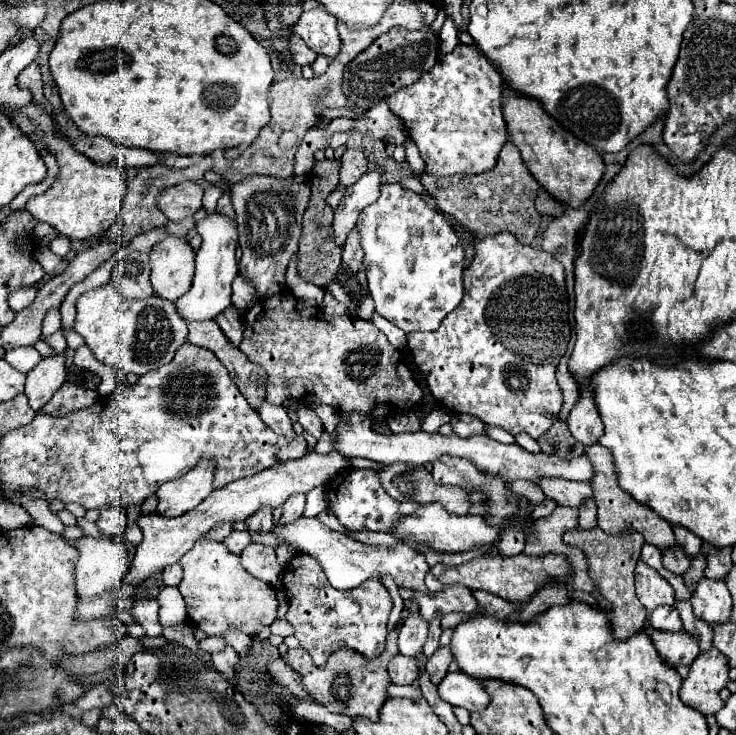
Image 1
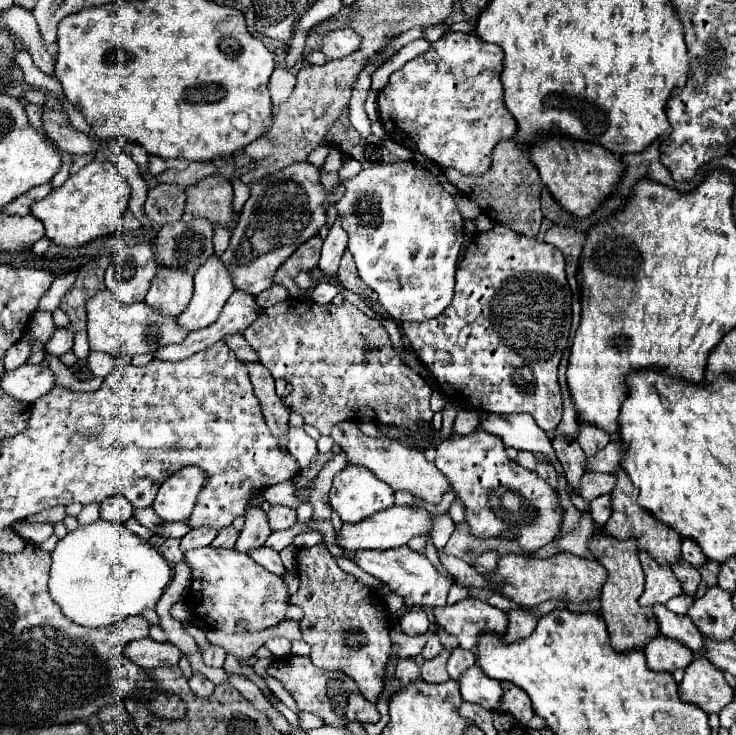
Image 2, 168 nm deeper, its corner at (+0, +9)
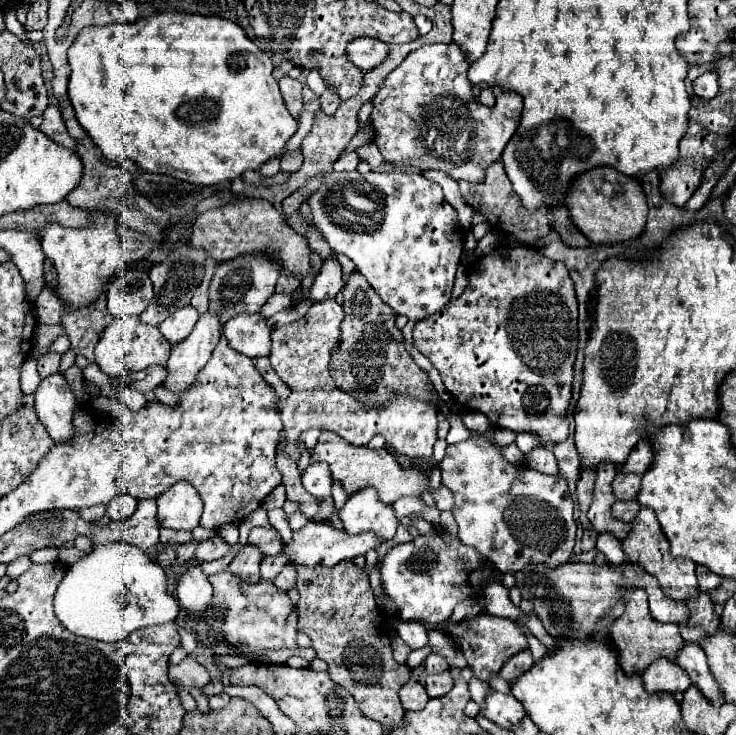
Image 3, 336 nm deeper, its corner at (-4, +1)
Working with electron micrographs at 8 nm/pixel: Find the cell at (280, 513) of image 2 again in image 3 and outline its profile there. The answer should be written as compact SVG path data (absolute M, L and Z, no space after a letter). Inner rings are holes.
M253 528L247 544L257 546L263 552L263 556L275 556L283 548L283 542L275 528Z

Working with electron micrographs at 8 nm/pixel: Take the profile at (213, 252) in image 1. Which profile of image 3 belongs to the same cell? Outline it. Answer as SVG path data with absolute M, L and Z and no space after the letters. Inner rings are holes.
M211 312L203 314L189 338L179 342L179 346L171 350L171 356L165 364L167 378L161 382L161 386L171 392L187 390L195 382L199 370L203 370L203 366L211 358L211 350L219 342L219 336L219 318Z

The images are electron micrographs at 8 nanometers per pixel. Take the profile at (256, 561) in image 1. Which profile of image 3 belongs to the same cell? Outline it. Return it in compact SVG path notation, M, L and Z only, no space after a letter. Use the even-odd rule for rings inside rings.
M285 566L287 570L283 570L277 578L275 578L275 586L279 588L279 590L283 590L283 592L289 592L293 586L295 586L295 578L297 578L297 572L291 568L291 566Z

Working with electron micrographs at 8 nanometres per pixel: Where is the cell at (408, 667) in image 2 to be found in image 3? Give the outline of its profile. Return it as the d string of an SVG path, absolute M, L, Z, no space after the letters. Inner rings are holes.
M407 682L401 690L399 690L399 698L401 698L401 704L403 708L409 712L409 710L423 710L423 706L427 704L429 696L423 688L423 684L419 682Z

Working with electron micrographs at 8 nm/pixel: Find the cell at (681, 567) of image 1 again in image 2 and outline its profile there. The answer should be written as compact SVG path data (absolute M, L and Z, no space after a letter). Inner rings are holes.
M679 560L679 562L675 562L675 566L671 566L671 570L675 572L677 580L681 582L685 594L695 594L697 592L697 586L701 582L701 576L699 576L697 568L693 568L691 564Z

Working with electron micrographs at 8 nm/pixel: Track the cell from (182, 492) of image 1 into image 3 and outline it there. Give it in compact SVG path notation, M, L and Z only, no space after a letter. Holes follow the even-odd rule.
M177 482L157 498L157 518L161 528L193 530L199 526L203 502L189 482Z

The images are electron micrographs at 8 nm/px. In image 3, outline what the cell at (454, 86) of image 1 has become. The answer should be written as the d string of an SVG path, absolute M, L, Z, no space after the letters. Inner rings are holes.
M427 44L411 52L393 72L387 74L383 86L373 98L371 126L375 130L375 144L383 154L385 162L415 166L421 170L435 168L449 174L453 180L483 182L489 164L501 158L503 148L519 126L519 116L523 110L523 98L515 92L503 92L493 86L495 106L483 106L475 100L473 86L467 80L469 62L455 44Z

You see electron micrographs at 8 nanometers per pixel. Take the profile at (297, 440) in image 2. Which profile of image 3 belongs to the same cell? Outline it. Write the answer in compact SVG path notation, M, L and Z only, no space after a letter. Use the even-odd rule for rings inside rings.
M311 464L307 468L307 472L303 474L303 486L305 490L315 496L317 500L327 500L331 498L331 474L329 474L329 468L325 464Z

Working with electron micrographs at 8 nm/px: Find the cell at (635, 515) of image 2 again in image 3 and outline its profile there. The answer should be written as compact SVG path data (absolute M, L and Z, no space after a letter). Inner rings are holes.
M641 508L639 516L633 522L629 536L621 542L621 546L631 562L643 566L645 572L649 572L651 576L655 576L659 580L659 586L665 592L665 596L685 602L687 598L693 598L695 594L699 594L699 586L697 586L697 578L695 578L695 562L671 556L667 538L663 538L663 530L659 530L659 522L649 508Z

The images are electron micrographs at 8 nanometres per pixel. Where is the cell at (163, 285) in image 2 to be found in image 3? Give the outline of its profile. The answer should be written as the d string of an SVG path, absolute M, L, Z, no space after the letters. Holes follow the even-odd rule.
M185 306L177 310L173 316L169 316L165 322L161 322L159 330L173 346L173 344L179 344L183 338L187 338L187 334L191 334L197 320L199 320L199 312L193 306Z

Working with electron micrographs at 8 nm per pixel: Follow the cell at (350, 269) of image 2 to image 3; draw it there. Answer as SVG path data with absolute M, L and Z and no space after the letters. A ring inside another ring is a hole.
M349 274L343 298L347 318L341 322L339 342L331 352L331 376L335 384L341 390L347 390L347 394L355 394L363 406L385 406L391 400L391 394L407 394L439 406L441 400L429 380L429 374L421 370L405 350L403 332L395 326L395 310L391 310L379 294L375 294L363 274Z

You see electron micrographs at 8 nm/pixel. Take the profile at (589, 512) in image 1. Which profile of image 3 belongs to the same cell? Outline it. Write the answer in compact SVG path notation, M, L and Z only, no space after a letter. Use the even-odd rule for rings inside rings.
M619 500L613 504L613 514L625 522L633 522L637 512L639 512L639 504L635 500Z

